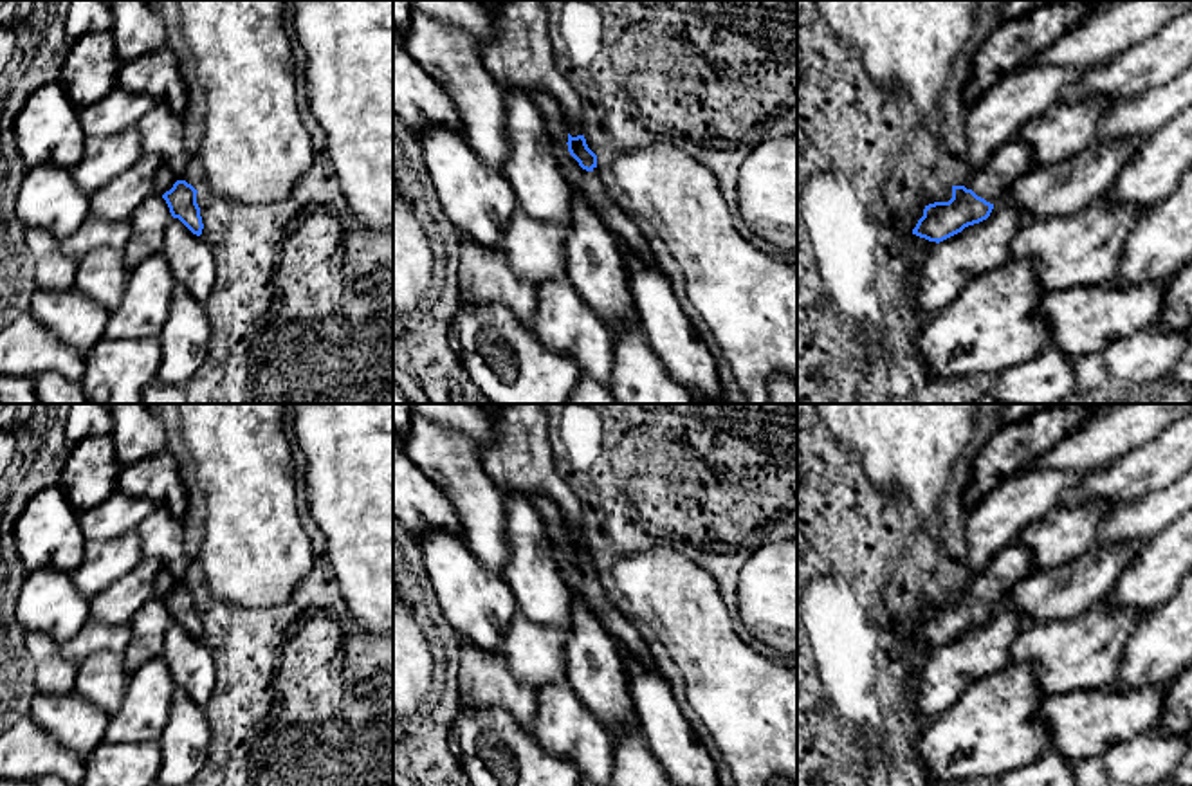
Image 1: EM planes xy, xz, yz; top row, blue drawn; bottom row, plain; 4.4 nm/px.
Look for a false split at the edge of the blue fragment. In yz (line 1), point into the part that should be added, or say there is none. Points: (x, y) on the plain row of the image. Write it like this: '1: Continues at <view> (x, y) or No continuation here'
1: Continues at yz (992, 584)

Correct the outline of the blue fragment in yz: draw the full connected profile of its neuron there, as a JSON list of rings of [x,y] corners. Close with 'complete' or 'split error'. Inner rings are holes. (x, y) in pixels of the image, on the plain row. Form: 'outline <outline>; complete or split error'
outline [[[1006,546],[963,590],[952,590],[949,606],[925,609],[912,638],[940,647],[986,624],[994,609],[1006,602],[1015,584],[1035,571],[1026,548]]]; split error

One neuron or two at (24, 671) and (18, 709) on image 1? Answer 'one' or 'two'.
one

